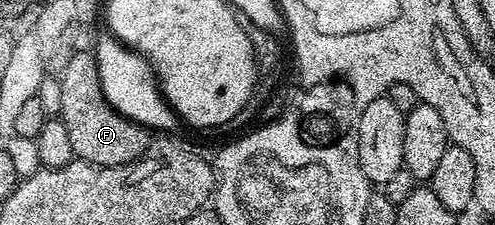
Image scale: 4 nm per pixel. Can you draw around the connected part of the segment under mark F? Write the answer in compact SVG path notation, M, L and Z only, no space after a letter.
M76 49L73 56L69 56L69 64L58 74L61 86L61 110L58 117L63 119L65 128L69 131L69 141L73 144L75 158L81 162L91 162L94 166L128 166L142 157L151 142L152 135L146 126L139 125L126 118L121 112L110 106L102 91L101 78L98 76L98 64L94 53L90 49Z

